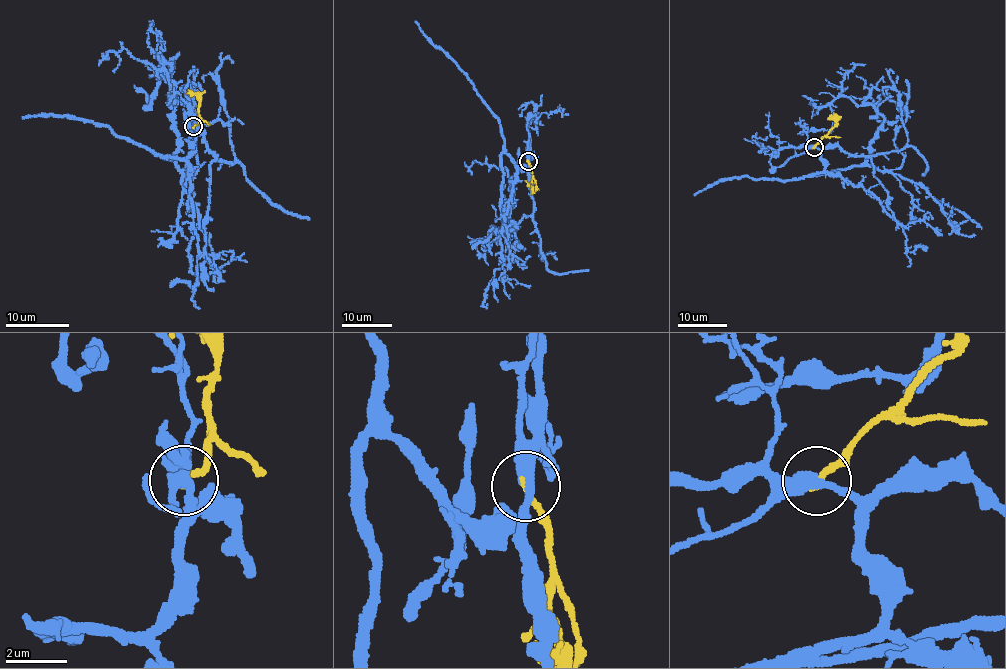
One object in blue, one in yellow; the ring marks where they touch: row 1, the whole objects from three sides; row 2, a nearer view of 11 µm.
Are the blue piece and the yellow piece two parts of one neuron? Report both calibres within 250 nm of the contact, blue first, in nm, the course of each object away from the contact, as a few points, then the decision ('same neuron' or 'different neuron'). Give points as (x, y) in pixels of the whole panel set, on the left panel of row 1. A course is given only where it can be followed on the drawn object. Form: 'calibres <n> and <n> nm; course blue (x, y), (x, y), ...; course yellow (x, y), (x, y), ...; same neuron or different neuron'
calibres 400 and 220 nm; course blue (193, 127), (188, 155), (166, 158), (177, 148), (171, 67), (159, 70), (125, 48), (98, 65); course yellow (193, 127), (198, 123), (200, 104), (195, 95), (185, 94); different neuron

